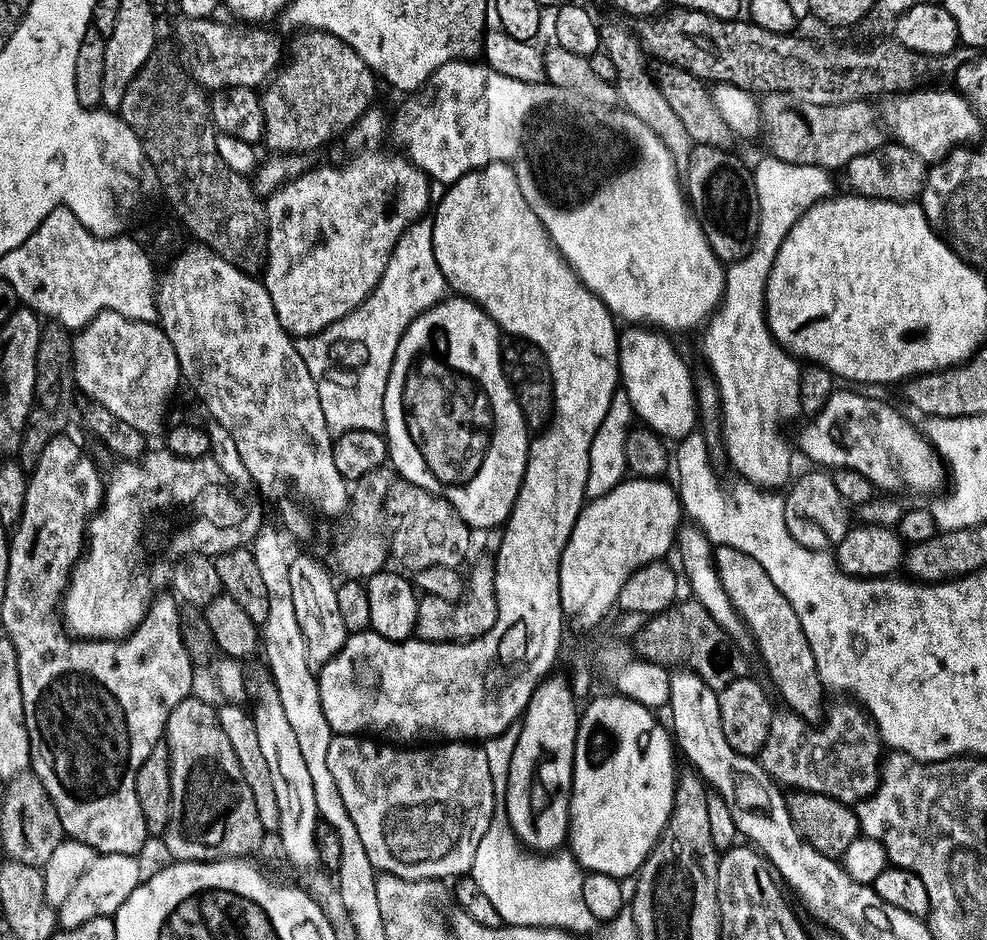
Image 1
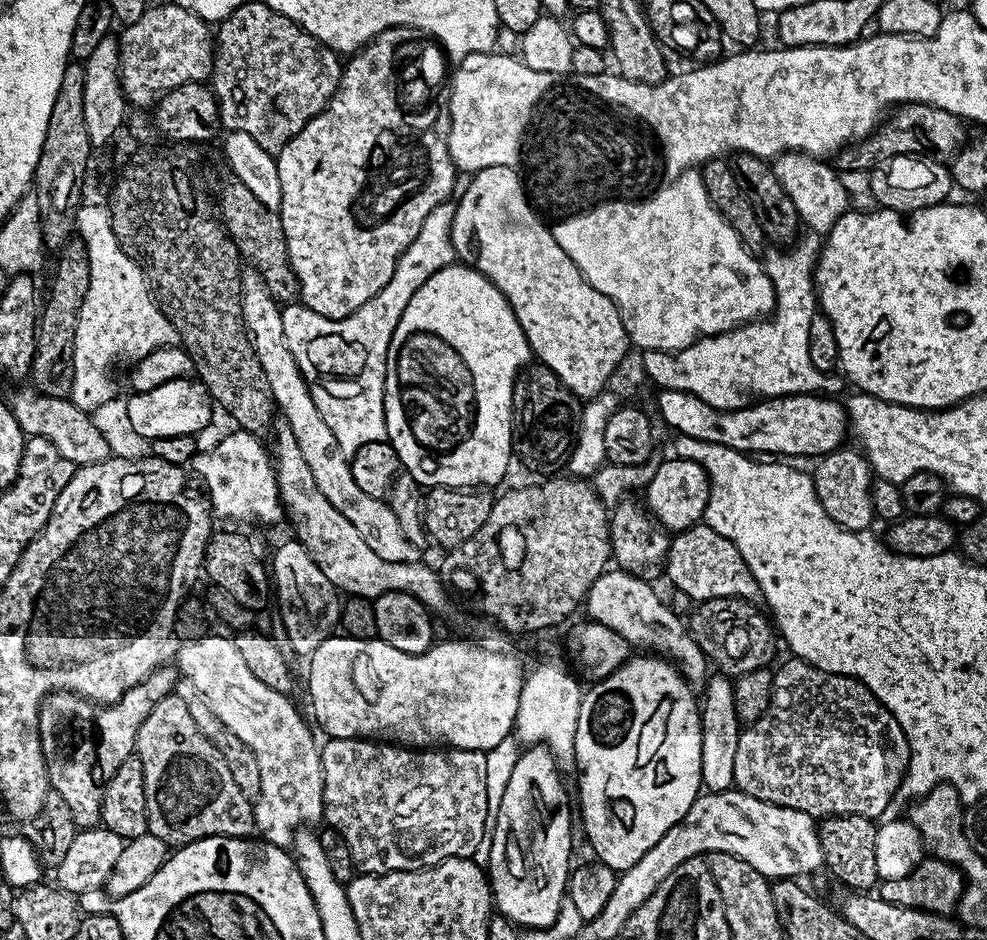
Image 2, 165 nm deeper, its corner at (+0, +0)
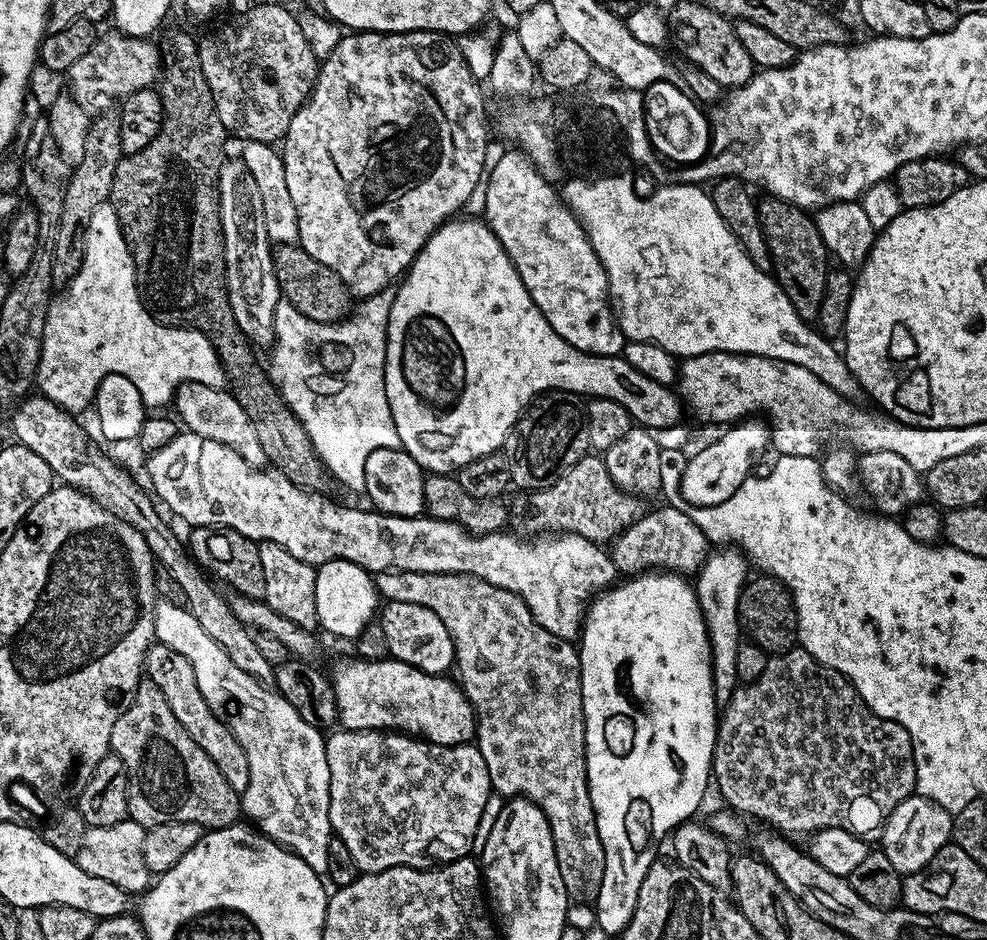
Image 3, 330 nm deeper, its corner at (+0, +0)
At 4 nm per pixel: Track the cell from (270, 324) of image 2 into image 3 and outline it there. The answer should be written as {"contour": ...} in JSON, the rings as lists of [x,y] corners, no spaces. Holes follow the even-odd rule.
{"contour":[[[240,158],[225,159],[220,171],[220,230],[224,236],[224,285],[228,288],[230,310],[253,345],[271,345],[274,314],[282,299],[272,261],[274,245],[266,234],[258,185]]]}

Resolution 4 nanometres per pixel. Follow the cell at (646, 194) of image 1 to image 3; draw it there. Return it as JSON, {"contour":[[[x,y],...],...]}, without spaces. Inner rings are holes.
{"contour":[[[600,180],[600,184],[585,186],[569,184],[568,196],[564,199],[571,212],[580,219],[588,241],[594,246],[594,254],[598,254],[606,270],[616,323],[628,340],[657,344],[677,358],[707,352],[765,356],[794,366],[806,366],[814,378],[822,378],[830,390],[842,394],[847,400],[855,401],[856,395],[861,395],[861,386],[848,368],[841,349],[831,339],[825,339],[809,321],[798,316],[775,275],[754,266],[743,246],[736,241],[736,235],[728,229],[726,222],[722,222],[718,210],[714,210],[712,197],[703,187],[682,182],[668,184],[649,196],[639,196],[636,191],[634,184],[624,184],[624,180]]]}

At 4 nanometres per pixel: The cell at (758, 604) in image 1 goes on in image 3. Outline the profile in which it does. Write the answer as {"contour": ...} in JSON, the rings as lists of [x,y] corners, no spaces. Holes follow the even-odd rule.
{"contour":[[[680,508],[645,511],[643,516],[638,517],[630,527],[622,530],[622,534],[618,534],[611,541],[610,555],[617,573],[643,574],[663,570],[677,574],[695,574],[700,571],[710,555],[710,545],[706,534],[702,534],[702,530],[698,530],[698,526],[694,526],[694,522],[688,517],[687,511]]]}

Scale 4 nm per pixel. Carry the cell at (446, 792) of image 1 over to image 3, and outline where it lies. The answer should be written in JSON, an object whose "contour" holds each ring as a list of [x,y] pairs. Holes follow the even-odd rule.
{"contour":[[[336,730],[325,739],[324,745],[330,766],[332,830],[346,842],[361,873],[451,862],[471,853],[482,810],[493,795],[486,762],[475,743],[430,744],[427,740],[387,730]]]}

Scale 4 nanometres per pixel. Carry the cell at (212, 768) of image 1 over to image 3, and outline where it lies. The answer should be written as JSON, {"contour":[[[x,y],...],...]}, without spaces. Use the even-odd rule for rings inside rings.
{"contour":[[[147,678],[131,693],[132,705],[114,722],[111,751],[126,766],[128,814],[144,829],[166,822],[194,822],[199,828],[229,828],[242,816],[242,796],[222,778],[222,770],[210,762],[210,754],[186,734],[174,718],[170,702]]]}

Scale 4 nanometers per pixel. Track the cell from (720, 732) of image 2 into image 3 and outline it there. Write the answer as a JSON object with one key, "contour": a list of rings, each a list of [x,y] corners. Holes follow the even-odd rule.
{"contour":[[[724,546],[713,551],[700,571],[695,573],[694,587],[698,606],[702,610],[702,618],[706,622],[708,641],[712,647],[712,685],[717,705],[730,702],[734,690],[738,686],[738,646],[742,642],[740,626],[740,599],[742,590],[750,579],[749,561],[743,552],[735,546]]]}

